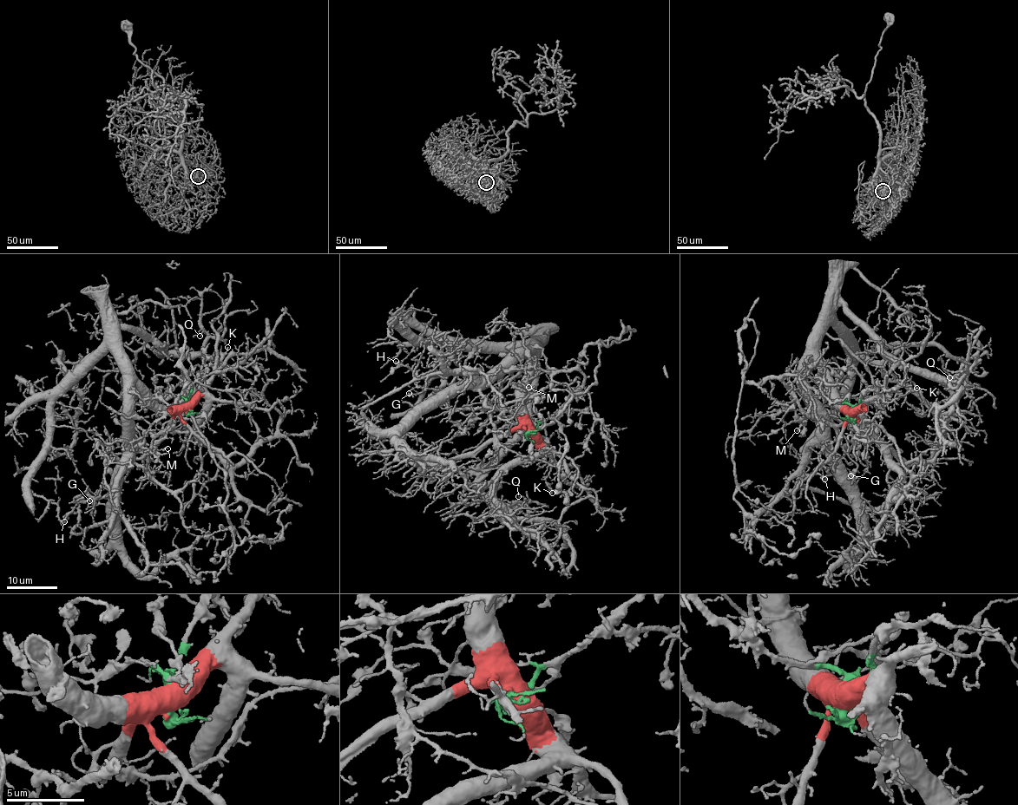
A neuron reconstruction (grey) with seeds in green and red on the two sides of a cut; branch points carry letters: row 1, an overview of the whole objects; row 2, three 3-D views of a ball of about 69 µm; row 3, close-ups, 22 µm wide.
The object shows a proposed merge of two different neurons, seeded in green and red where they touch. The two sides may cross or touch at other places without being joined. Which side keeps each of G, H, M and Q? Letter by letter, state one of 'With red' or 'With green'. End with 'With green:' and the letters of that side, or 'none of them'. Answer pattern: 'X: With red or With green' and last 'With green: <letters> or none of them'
G: With green
H: With green
M: With green
Q: With red
With green: G, H, M

